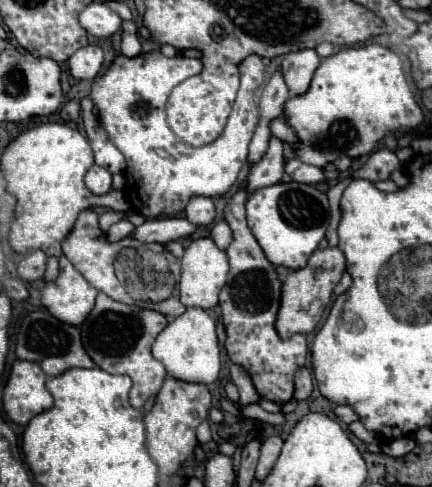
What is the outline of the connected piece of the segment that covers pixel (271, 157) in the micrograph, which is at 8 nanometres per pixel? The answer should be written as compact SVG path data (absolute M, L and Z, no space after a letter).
M272 137L270 139L270 147L264 153L264 157L260 161L256 161L250 171L248 171L248 179L246 179L246 191L252 193L256 189L280 183L284 175L284 157L282 157L282 141Z

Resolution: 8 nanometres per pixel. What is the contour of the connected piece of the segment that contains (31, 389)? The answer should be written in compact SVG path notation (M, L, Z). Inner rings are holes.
M16 359L6 387L2 391L4 411L10 421L26 425L38 413L54 405L52 395L46 389L46 375L38 363Z

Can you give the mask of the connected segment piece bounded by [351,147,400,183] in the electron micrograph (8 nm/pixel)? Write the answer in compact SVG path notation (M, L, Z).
M384 147L384 149L374 151L368 157L368 161L358 171L351 174L351 178L356 179L360 177L360 179L368 179L368 181L374 183L374 181L388 179L390 173L394 169L398 169L398 167L400 167L400 161L398 161L396 153Z

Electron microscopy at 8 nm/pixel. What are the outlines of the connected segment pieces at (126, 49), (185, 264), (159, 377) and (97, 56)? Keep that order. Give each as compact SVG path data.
M124 21L122 23L122 55L126 57L136 57L140 53L140 37L138 37L138 27L134 21Z
M210 237L196 239L188 245L182 257L182 277L180 277L180 301L184 307L200 307L200 309L214 309L218 305L218 293L226 283L228 275L228 257L222 249L214 245Z
M98 293L96 305L90 311L88 319L82 323L82 343L90 359L108 373L128 375L132 379L130 405L136 409L144 407L144 401L156 395L166 379L166 369L150 353L150 347L156 335L168 325L168 319L150 309L140 309L136 305L124 305L110 299L104 293Z
M98 45L82 47L68 59L70 75L74 79L94 79L102 69L102 61L104 61L104 53Z

